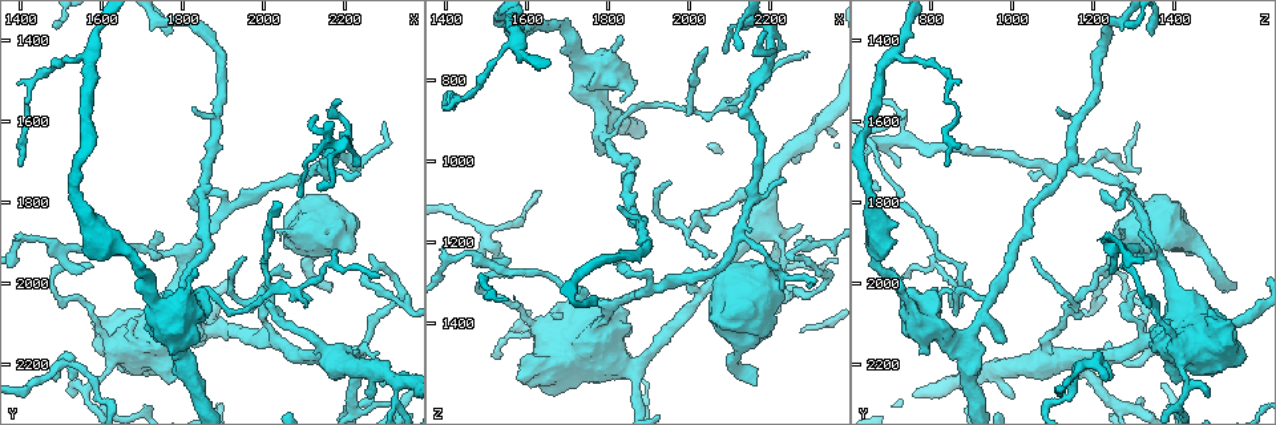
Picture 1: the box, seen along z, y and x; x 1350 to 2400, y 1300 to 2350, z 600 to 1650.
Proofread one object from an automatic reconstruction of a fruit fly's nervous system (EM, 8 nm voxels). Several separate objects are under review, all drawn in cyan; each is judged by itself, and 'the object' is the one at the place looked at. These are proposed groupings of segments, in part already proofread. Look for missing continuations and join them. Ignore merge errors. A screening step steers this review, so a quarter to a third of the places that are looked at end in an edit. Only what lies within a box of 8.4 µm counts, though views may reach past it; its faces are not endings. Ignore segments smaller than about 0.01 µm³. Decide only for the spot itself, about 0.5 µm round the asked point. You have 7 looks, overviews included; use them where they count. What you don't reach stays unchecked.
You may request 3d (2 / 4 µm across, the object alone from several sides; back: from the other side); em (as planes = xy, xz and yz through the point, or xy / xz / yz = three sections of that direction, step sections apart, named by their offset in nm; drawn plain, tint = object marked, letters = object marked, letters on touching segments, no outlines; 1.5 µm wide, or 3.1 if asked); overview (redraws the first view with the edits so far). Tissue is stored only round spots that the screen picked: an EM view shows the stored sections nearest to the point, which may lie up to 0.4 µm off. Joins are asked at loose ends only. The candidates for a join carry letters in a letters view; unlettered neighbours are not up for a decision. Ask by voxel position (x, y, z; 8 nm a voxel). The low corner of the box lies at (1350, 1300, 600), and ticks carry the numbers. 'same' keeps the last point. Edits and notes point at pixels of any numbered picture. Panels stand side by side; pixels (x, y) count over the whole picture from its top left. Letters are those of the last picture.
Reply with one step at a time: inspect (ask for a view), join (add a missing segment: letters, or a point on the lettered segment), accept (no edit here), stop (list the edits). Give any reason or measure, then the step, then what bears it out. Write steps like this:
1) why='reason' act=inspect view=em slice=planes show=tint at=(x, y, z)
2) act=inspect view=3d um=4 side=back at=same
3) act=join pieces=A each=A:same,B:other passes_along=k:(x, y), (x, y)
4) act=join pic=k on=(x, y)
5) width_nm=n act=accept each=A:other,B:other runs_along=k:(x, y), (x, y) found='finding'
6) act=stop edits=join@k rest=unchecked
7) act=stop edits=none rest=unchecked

why='an open end' act=inspect view=em slice=planes show=tint at=(2165, 2015, 1550)

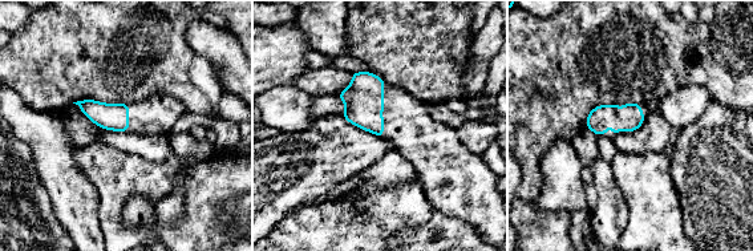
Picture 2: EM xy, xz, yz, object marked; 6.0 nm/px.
why='see the neighbours' act=inspect view=em slice=planes show=letters at=same

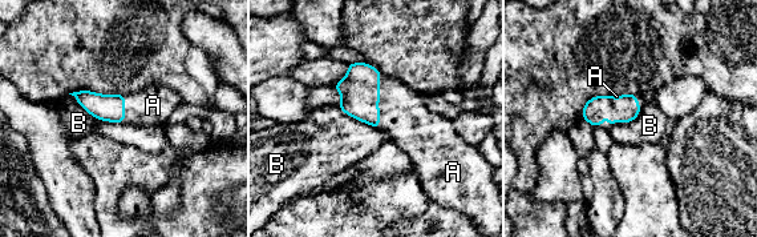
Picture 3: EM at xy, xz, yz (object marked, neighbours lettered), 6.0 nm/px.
act=join pieces=A each=A:same,B:other passes_along=3:(360, 87), (379, 100), (404, 116) found='the cell continues'

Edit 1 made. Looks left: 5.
why='long arm stops here' act=inspect view=em slice=planes show=letters at=(2290, 1975, 730)

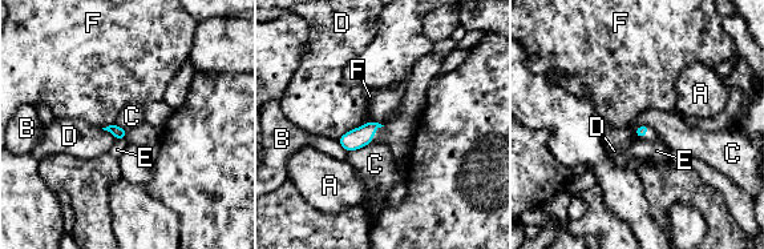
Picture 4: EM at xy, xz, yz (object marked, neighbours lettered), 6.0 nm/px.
act=accept each=A:other,B:other,C:other,D:other,E:other,F:other found='none of them fits'

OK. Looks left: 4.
act=stop edits=join@3 rest=unchecked

